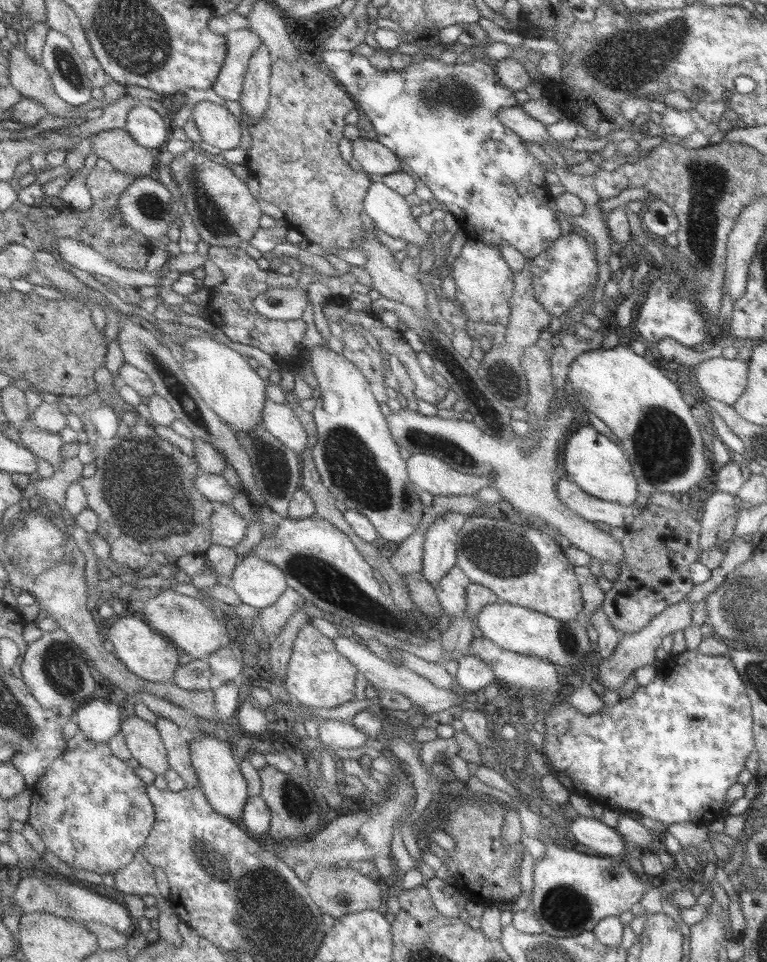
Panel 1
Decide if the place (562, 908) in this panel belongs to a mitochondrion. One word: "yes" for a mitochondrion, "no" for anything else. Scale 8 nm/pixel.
yes

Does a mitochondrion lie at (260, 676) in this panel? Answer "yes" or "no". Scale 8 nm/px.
no

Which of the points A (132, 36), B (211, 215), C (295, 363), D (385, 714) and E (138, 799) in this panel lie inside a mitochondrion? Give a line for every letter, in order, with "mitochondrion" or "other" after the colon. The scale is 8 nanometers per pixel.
A: mitochondrion
B: mitochondrion
C: other
D: other
E: other

